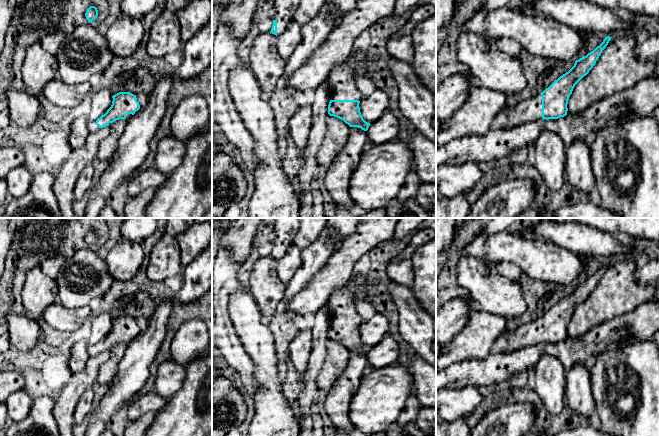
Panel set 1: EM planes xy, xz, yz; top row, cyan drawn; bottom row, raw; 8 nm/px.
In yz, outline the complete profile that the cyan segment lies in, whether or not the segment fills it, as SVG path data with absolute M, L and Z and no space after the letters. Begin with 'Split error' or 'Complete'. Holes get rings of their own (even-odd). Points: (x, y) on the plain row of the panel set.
Split error. M605 261L603 266L586 280L575 285L574 290L565 298L555 304L548 312L540 318L519 326L507 335L507 349L504 353L512 353L526 346L539 345L541 343L558 343L567 339L567 328L575 309L586 300L593 292L602 275L606 272L612 261Z

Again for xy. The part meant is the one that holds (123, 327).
Split error. M119 316L112 320L113 325L107 336L95 345L88 345L89 356L110 350L114 345L126 343L127 345L140 333L136 319L130 316Z

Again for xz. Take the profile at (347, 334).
Split error. M347 287L334 291L328 298L325 306L331 314L331 324L328 329L328 338L343 344L350 351L358 351L367 355L370 347L366 346L360 336L359 327L363 322L355 308L356 298Z

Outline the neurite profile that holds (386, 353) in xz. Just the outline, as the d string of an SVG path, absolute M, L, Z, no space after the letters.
M387 335L377 345L371 347L366 356L374 369L396 365L400 357L399 343Z

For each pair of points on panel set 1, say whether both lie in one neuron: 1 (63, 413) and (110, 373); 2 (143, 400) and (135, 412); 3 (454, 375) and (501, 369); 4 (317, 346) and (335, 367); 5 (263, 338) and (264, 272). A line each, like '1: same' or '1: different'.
1: different
2: same
3: same
4: different
5: different

